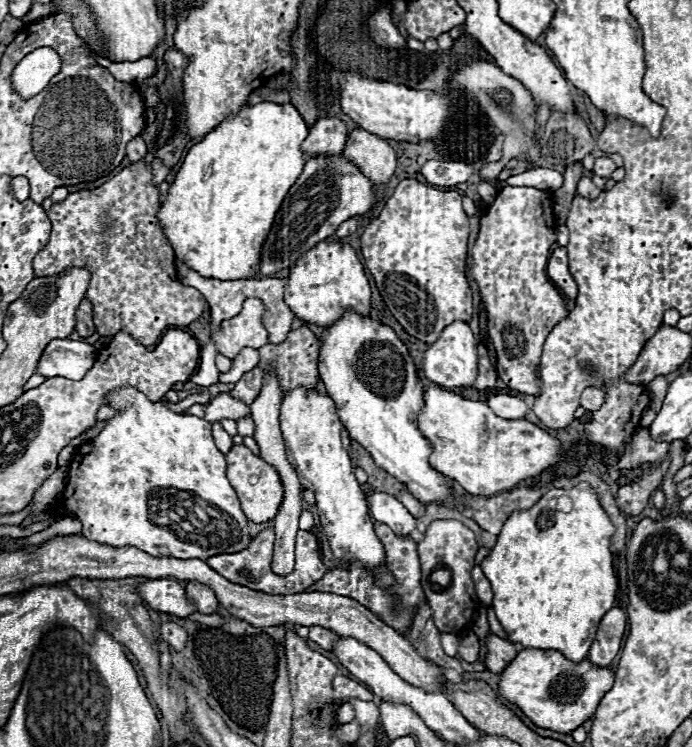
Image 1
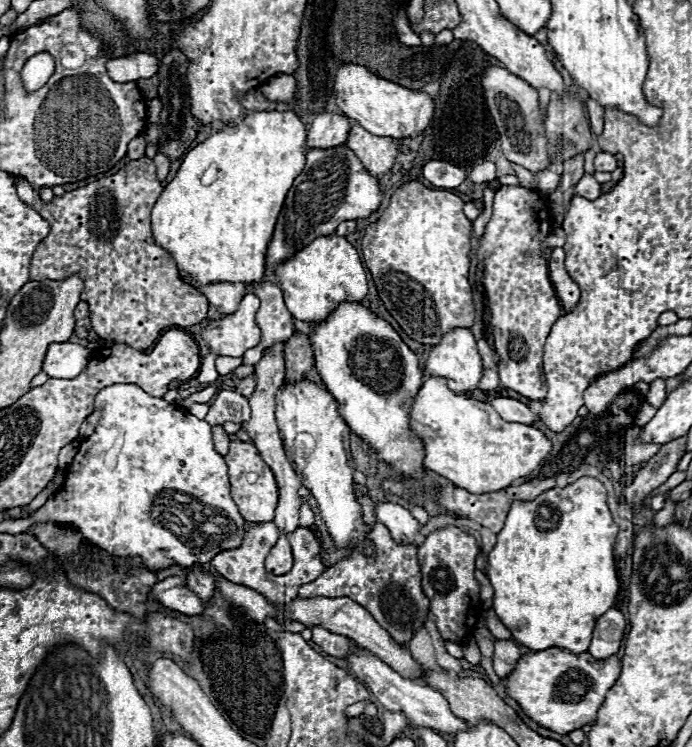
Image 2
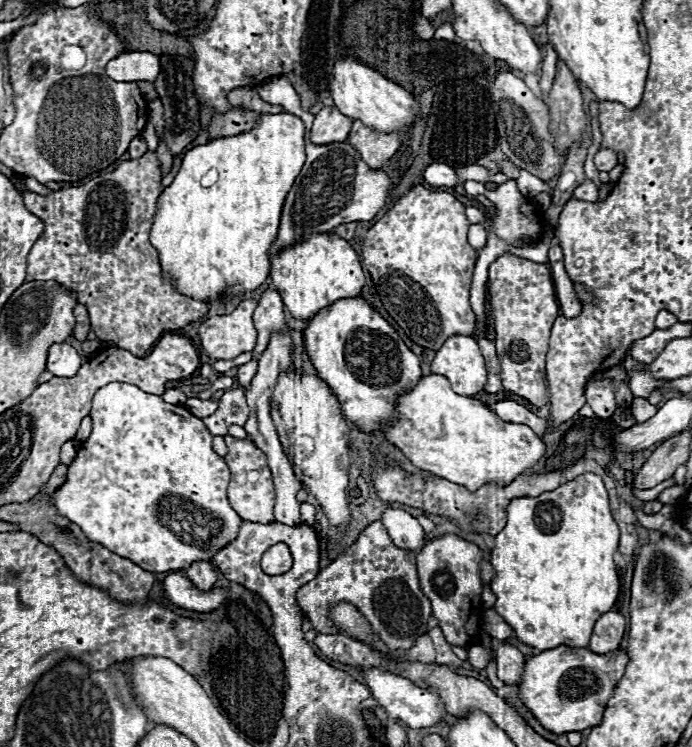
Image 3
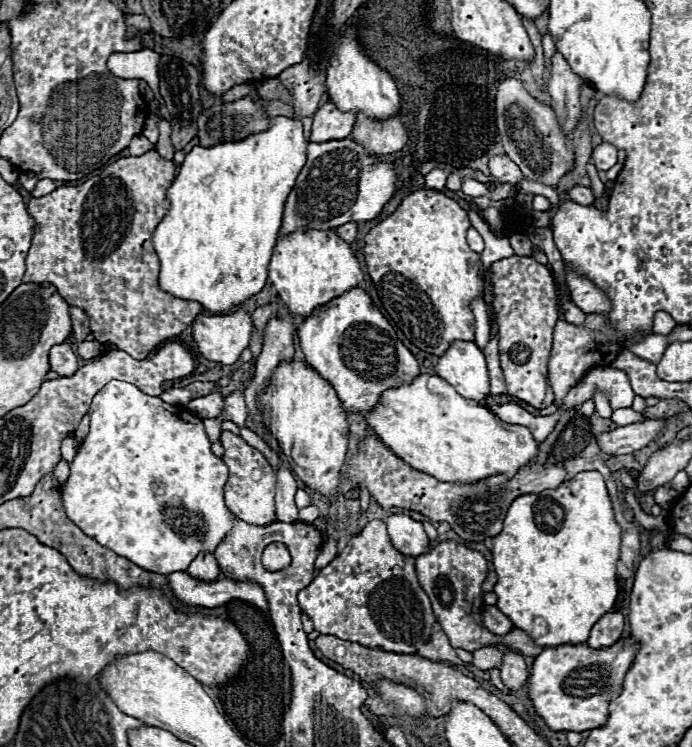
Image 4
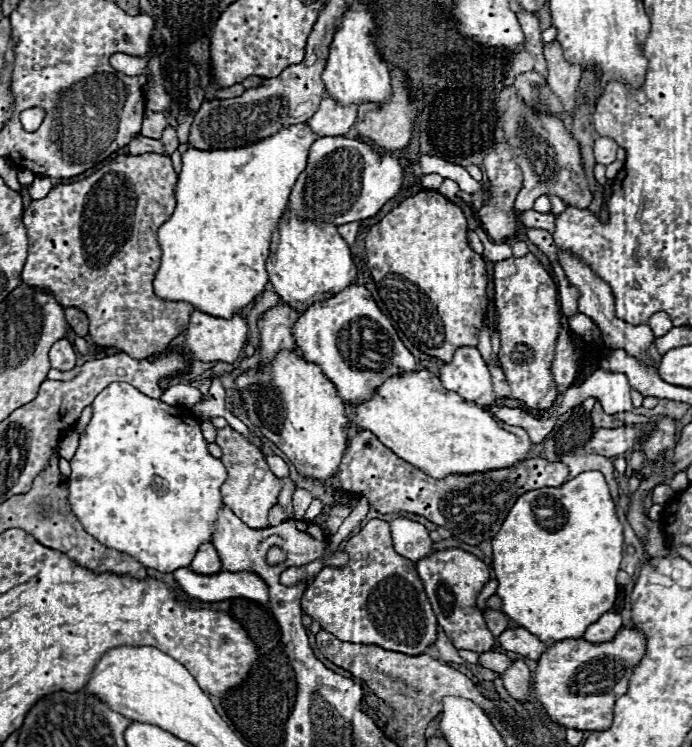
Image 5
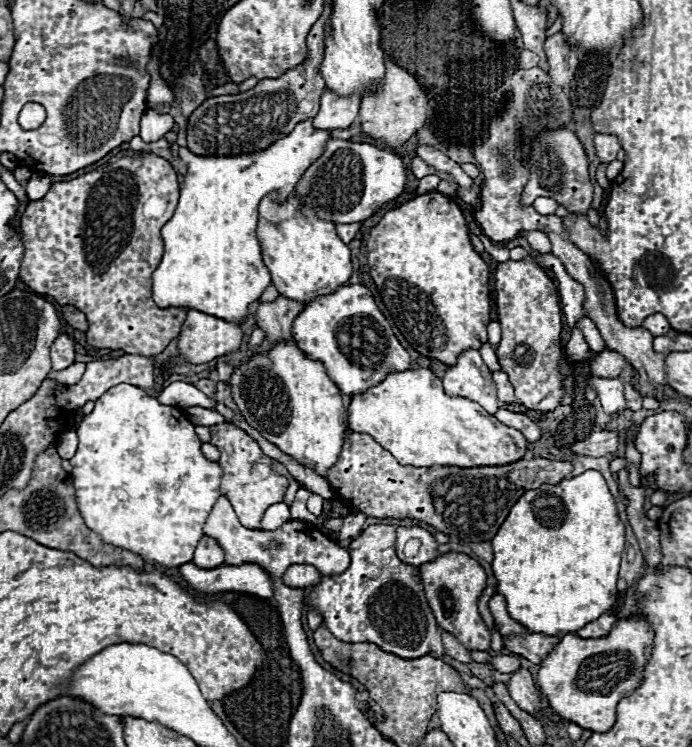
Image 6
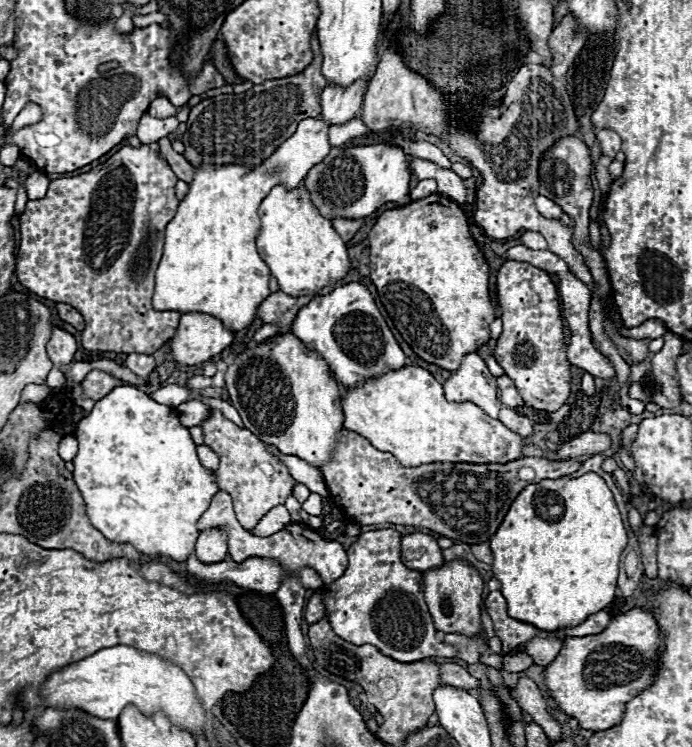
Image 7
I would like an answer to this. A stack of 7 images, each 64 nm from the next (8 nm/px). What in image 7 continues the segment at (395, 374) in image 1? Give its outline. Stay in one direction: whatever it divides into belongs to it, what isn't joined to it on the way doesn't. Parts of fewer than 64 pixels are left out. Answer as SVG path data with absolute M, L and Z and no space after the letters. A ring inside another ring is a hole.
M358 282L344 284L326 296L316 296L310 300L292 322L292 332L304 342L306 348L322 354L336 380L348 390L372 376L402 368L406 360L384 316L376 308L372 294Z

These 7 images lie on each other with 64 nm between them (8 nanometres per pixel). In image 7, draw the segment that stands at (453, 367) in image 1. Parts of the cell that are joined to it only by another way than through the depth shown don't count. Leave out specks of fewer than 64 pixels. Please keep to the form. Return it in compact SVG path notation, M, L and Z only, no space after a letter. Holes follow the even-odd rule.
M474 352L464 356L460 368L450 374L450 378L444 384L444 392L446 392L446 400L448 402L474 402L480 410L484 410L490 418L498 418L498 410L502 408L502 402L498 398L498 386L496 386L496 378L490 374L490 370L486 368L484 360Z

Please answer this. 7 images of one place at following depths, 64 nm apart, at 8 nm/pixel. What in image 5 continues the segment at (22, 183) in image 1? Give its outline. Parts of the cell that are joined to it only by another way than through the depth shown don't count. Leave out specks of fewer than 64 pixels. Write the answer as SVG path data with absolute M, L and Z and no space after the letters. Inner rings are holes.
M120 154L92 176L80 182L58 184L46 198L32 200L22 218L28 232L28 258L22 270L22 282L50 290L62 306L82 310L90 320L88 334L98 346L118 348L132 358L148 358L164 352L168 344L184 332L190 314L196 310L186 302L158 300L152 288L152 276L162 256L156 232L174 212L176 182L178 176L170 158L160 154Z

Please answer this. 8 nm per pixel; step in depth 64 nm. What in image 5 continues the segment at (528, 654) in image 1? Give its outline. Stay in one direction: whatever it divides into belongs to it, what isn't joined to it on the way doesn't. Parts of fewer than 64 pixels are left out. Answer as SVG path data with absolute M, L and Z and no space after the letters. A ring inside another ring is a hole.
M622 626L610 642L592 644L582 638L556 642L542 654L534 670L536 700L542 702L546 714L564 728L608 730L612 726L614 702L628 692L634 668L646 654L644 646L644 634L634 626Z

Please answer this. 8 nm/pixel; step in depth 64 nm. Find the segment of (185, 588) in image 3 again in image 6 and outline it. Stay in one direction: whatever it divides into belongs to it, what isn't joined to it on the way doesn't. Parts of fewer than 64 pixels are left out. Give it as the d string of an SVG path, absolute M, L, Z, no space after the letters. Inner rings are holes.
M188 562L186 566L180 566L182 578L190 584L190 588L204 592L204 594L218 594L218 592L248 592L256 594L260 598L270 598L274 592L274 580L272 576L258 564L242 564L242 566L230 566L222 564L210 570L202 570L194 566L194 562Z

